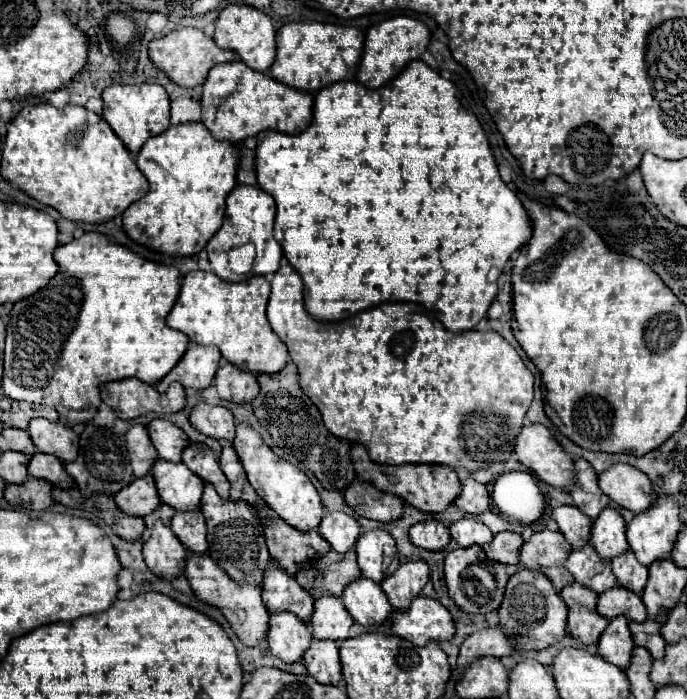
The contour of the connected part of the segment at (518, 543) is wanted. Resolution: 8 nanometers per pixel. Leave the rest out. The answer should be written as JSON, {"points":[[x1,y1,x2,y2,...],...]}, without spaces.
{"points":[[499,532,489,544,483,546,483,552,489,560,503,562,503,564,517,564,519,562,519,548,523,546,523,538,515,532]]}

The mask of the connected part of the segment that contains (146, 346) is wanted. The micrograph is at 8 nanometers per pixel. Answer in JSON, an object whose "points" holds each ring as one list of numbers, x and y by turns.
{"points":[[87,232,79,240,57,246,53,258,59,266,55,278,37,294,13,304,7,324,1,390,11,400,53,406,69,426,75,426,95,418,101,404,101,384,121,378,139,378,155,386,181,360,189,338,165,324,179,294,177,268,147,262,97,232]]}

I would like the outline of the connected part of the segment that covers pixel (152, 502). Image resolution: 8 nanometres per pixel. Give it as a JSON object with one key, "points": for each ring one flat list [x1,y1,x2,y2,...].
{"points":[[151,474,143,476,143,478,137,478,133,480,127,488,123,488,117,496,115,496,115,502,121,510,125,510,127,514,133,514,133,516,147,516,151,514,153,510,159,508,161,504,161,498,157,494,157,488,155,488,155,480]]}

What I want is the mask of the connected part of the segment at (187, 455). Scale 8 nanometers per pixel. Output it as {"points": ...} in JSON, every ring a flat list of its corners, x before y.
{"points":[[191,442,187,446,187,450,183,452,183,464,197,474,199,478,203,478,203,482,213,484,213,488,217,490,217,494,227,500,229,498,229,480,225,478,215,454,211,448,207,448,205,444,199,442]]}

